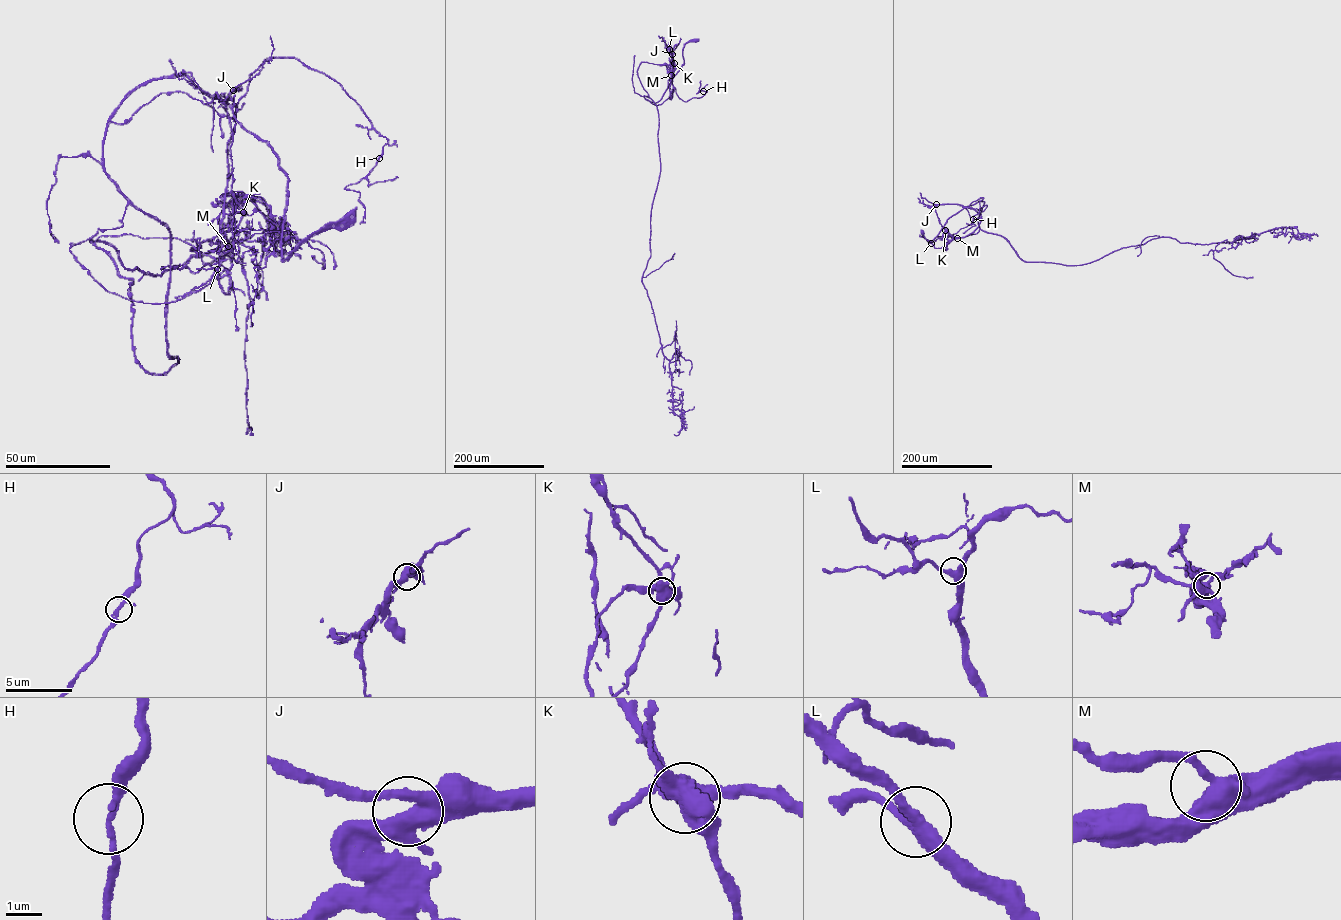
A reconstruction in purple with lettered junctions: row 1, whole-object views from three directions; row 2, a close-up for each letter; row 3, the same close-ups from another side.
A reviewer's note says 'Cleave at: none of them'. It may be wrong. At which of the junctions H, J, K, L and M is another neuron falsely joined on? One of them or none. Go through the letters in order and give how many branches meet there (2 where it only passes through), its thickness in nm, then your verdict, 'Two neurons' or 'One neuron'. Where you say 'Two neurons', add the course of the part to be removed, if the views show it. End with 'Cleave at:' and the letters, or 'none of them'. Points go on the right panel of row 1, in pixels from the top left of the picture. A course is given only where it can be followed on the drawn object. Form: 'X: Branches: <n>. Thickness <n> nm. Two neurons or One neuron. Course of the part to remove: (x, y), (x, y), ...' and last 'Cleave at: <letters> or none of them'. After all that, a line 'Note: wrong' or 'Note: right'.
H: Branches: 3. Thickness 170 nm. One neuron
J: Branches: 4. Thickness 440 nm. One neuron
K: Branches: 4. Thickness 550 nm. Two neurons
L: Branches: 3. Thickness 360 nm. One neuron
M: Branches: 2. Thickness 550 nm. One neuron
Cleave at: K
Note: wrong

